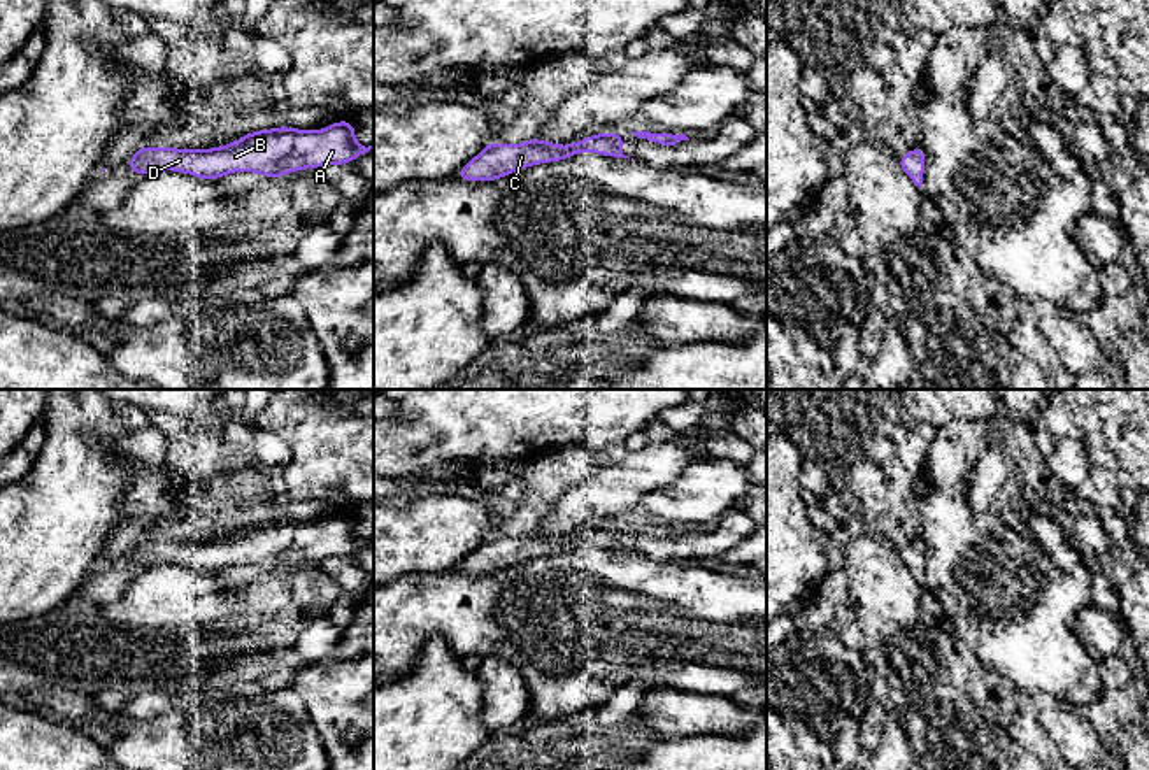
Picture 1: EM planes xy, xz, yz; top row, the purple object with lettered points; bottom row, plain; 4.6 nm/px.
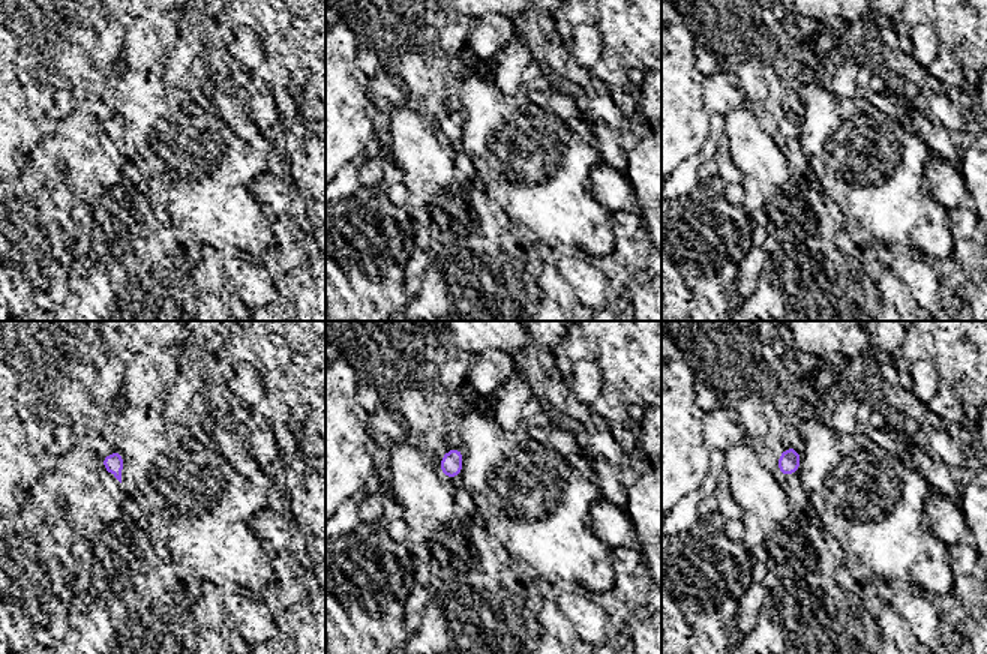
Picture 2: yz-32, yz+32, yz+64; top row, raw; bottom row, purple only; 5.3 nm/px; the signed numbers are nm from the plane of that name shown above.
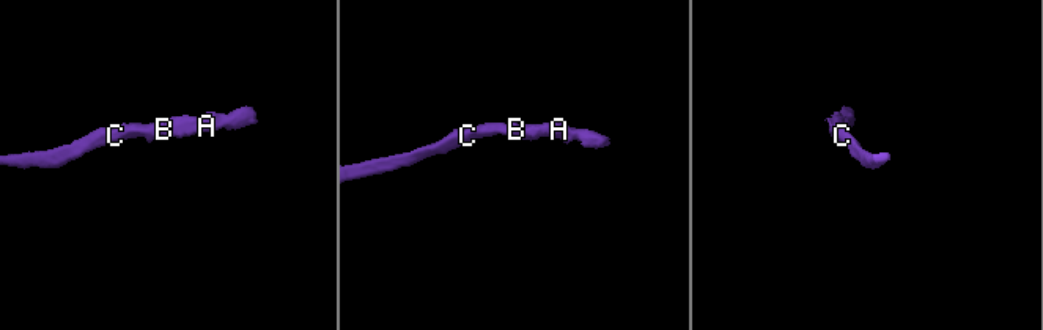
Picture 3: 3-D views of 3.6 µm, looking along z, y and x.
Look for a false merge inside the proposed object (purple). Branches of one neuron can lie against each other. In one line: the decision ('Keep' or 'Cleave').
Keep

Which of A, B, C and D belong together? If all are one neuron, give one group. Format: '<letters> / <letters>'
A B C D

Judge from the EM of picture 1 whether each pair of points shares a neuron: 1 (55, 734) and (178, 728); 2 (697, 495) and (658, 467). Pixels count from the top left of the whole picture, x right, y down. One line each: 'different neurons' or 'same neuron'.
1: different neurons
2: different neurons

